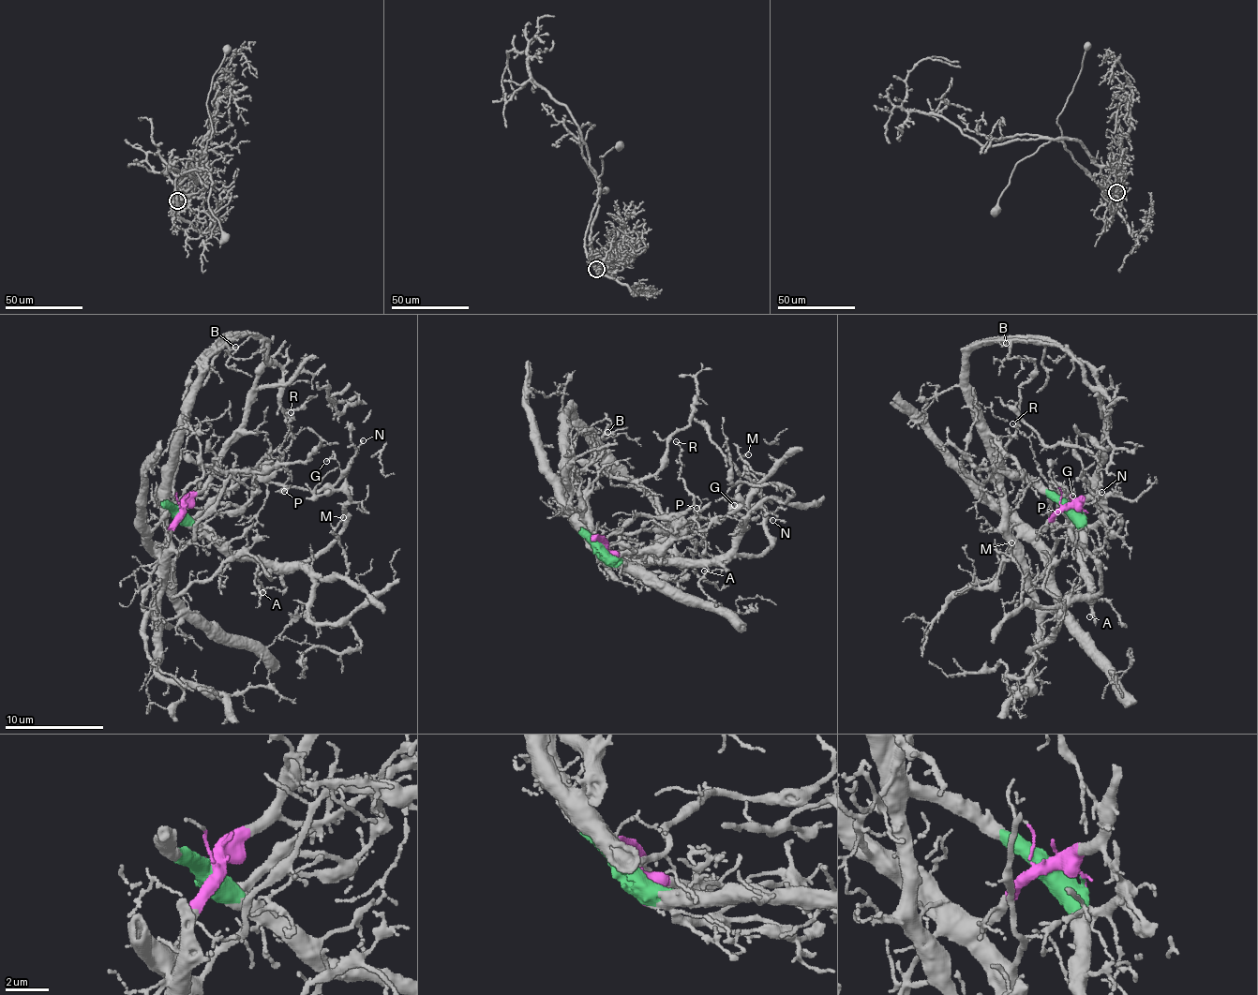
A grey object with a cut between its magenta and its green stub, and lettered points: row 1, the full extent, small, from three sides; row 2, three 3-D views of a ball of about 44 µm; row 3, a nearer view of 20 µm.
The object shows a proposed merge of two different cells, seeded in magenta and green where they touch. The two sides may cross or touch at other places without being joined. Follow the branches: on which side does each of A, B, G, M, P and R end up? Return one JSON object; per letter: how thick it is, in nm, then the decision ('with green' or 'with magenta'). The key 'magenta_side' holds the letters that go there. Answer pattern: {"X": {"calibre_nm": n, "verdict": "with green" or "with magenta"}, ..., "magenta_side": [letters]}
{"A": {"calibre_nm": 110, "verdict": "with green"}, "B": {"calibre_nm": 80, "verdict": "with green"}, "G": {"calibre_nm": 80, "verdict": "with magenta"}, "M": {"calibre_nm": 110, "verdict": "with green"}, "P": {"calibre_nm": 110, "verdict": "with magenta"}, "R": {"calibre_nm": 90, "verdict": "with magenta"}, "magenta_side": ["G", "P", "R"]}

